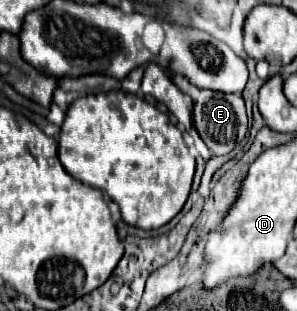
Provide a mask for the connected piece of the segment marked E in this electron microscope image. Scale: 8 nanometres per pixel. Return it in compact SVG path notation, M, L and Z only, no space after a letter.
M170 74L170 78L172 78L172 82L176 82L176 86L180 90L184 90L184 94L188 94L194 100L192 120L194 120L198 134L210 148L210 152L214 156L224 156L224 154L232 152L236 148L236 144L242 142L242 138L246 136L246 130L248 130L248 118L246 118L242 94L222 94L222 92L214 92L214 90L204 90L204 88L192 86L192 82L188 82L188 78L184 78L182 74Z

